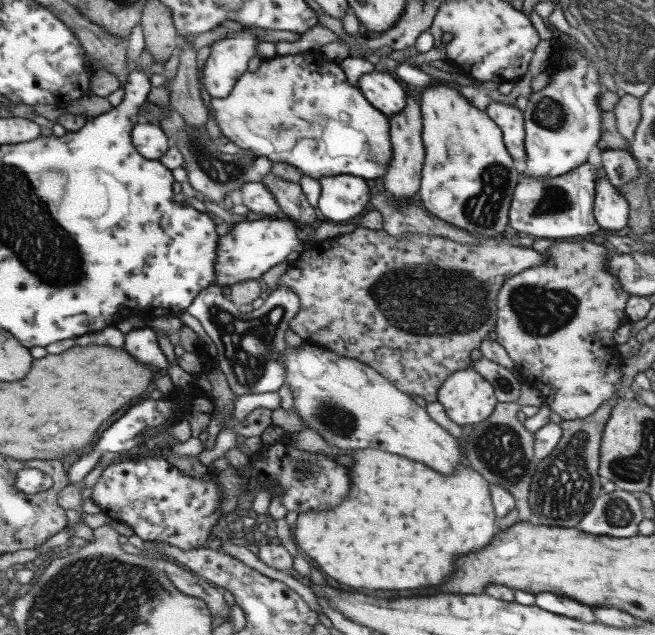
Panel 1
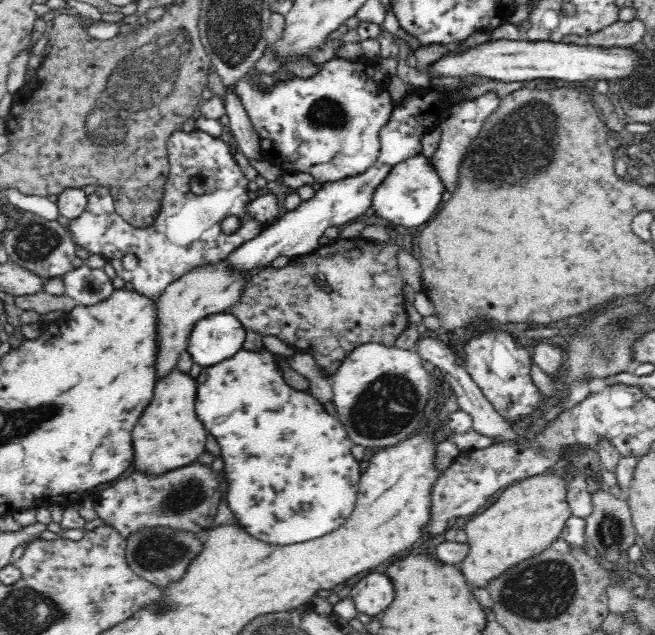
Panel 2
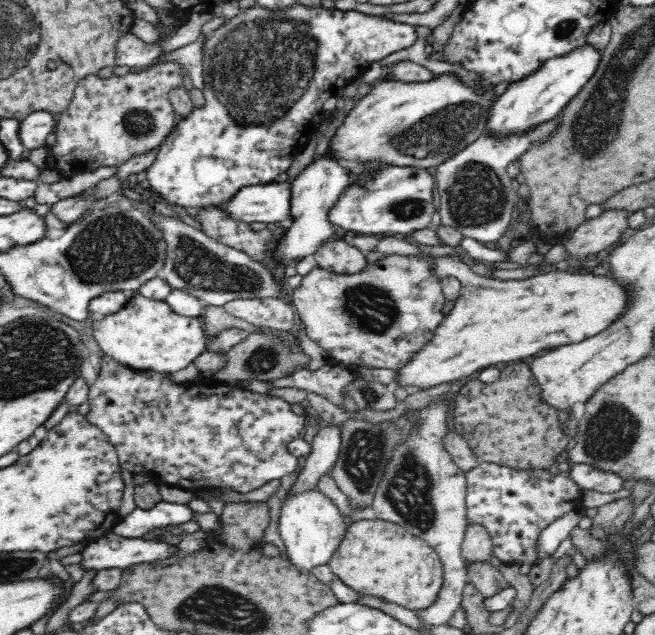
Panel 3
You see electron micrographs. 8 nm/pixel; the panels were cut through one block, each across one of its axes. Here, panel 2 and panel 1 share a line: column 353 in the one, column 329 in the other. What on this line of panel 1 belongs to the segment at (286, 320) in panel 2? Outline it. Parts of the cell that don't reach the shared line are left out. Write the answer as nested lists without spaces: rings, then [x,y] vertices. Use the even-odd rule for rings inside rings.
[[[356,227],[351,233],[346,233],[331,239],[314,241],[307,249],[299,253],[296,264],[290,265],[287,271],[280,277],[279,286],[288,286],[298,296],[301,303],[299,312],[290,321],[289,328],[294,331],[304,343],[316,344],[316,346],[329,349],[339,356],[350,358],[366,364],[376,372],[385,376],[396,388],[408,395],[416,394],[422,396],[428,403],[438,400],[438,389],[440,385],[458,370],[469,368],[471,354],[473,350],[479,349],[482,340],[486,339],[490,332],[495,330],[498,319],[498,307],[496,303],[497,295],[502,286],[512,281],[519,272],[532,268],[540,264],[548,264],[550,257],[546,252],[538,252],[532,248],[524,248],[509,242],[508,238],[487,237],[482,238],[482,242],[474,244],[462,244],[452,239],[446,239],[436,235],[424,235],[422,233],[410,233],[404,237],[394,237],[389,235],[383,228],[370,229],[366,227]]]

